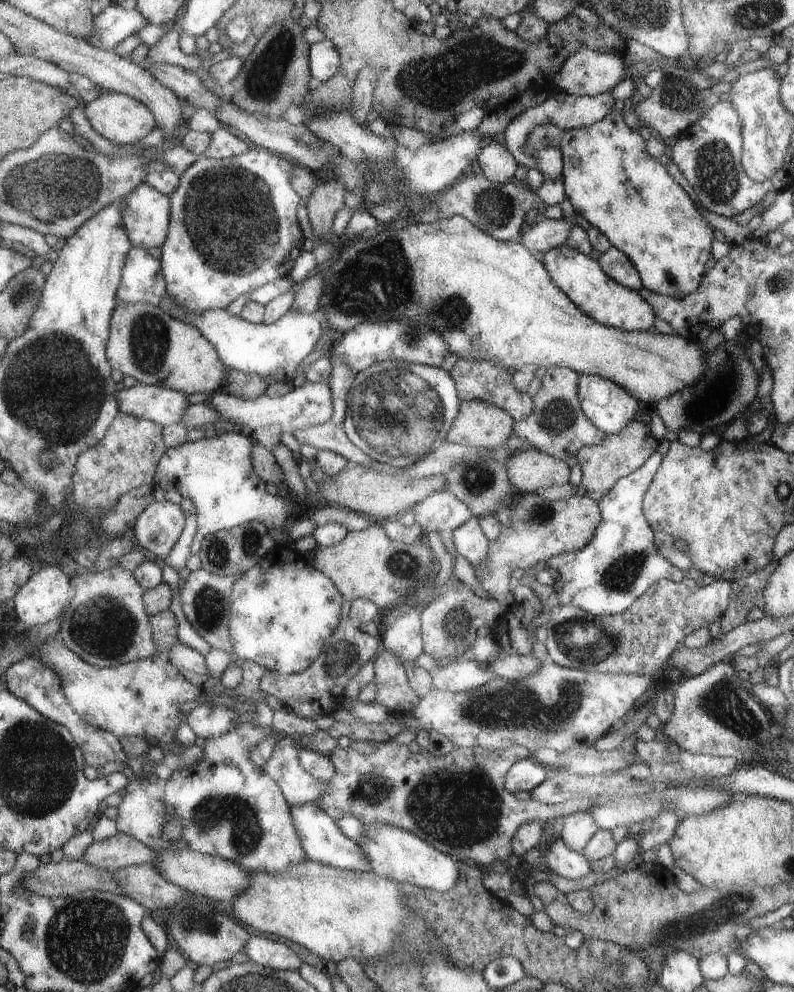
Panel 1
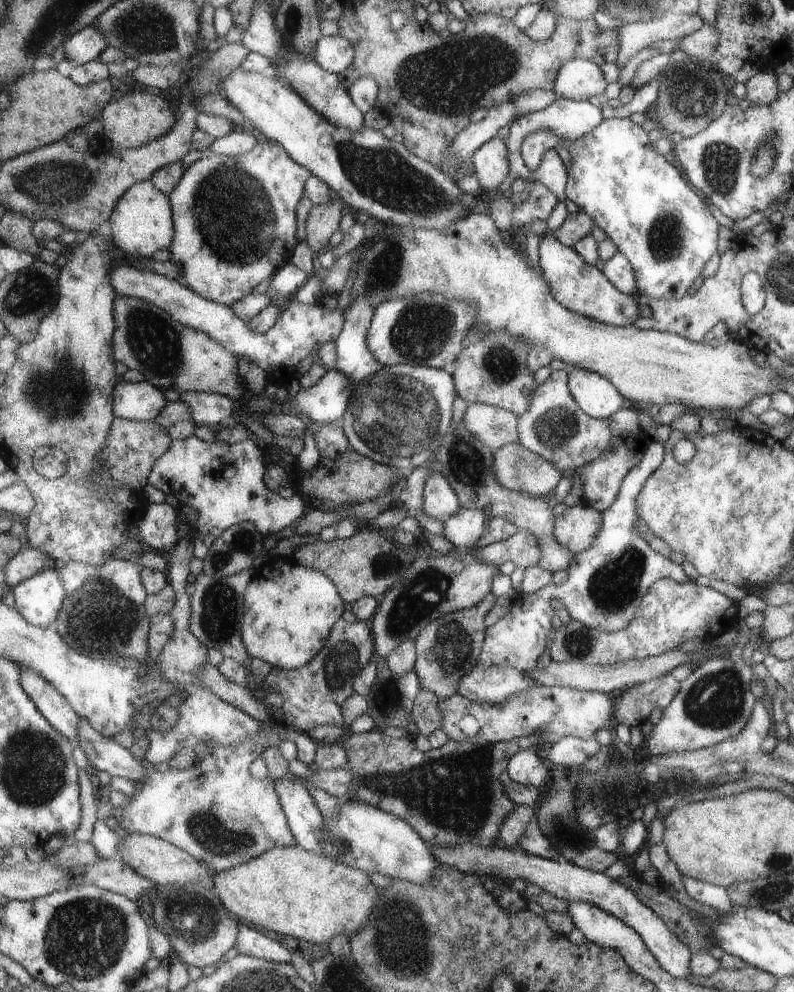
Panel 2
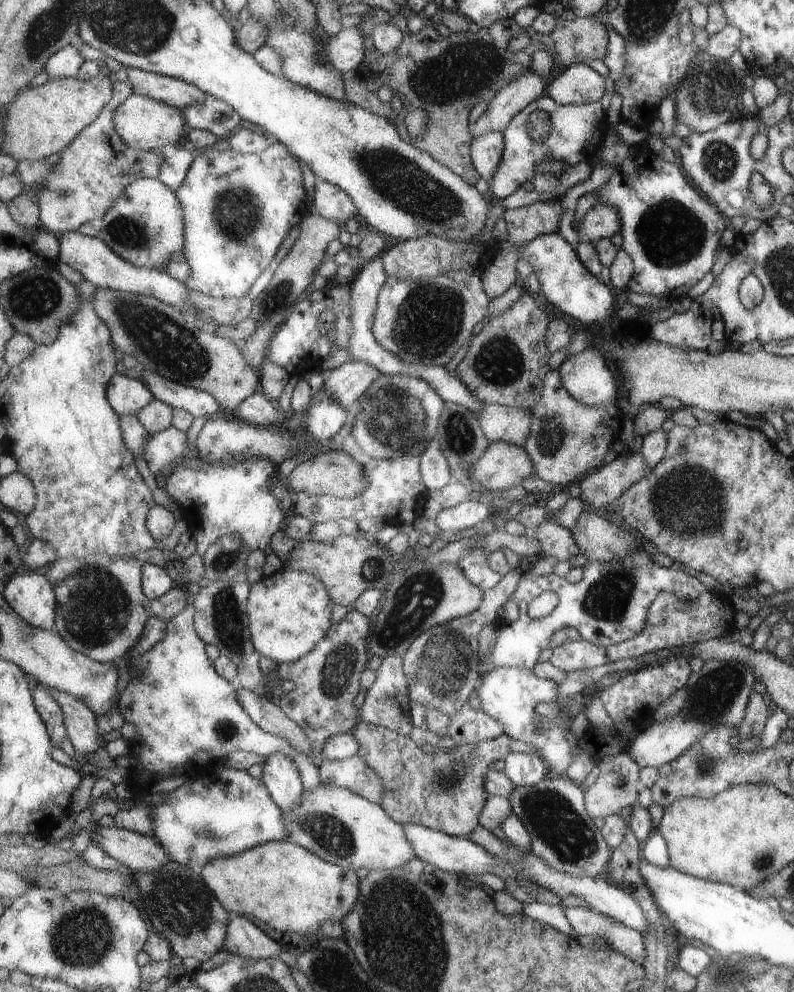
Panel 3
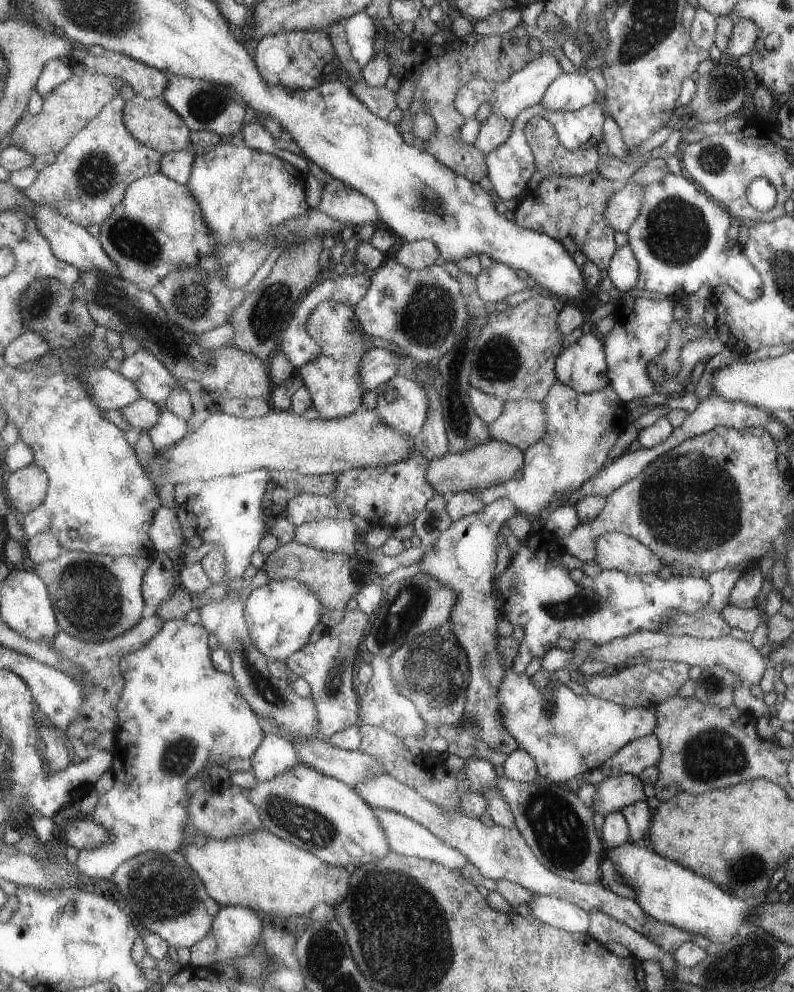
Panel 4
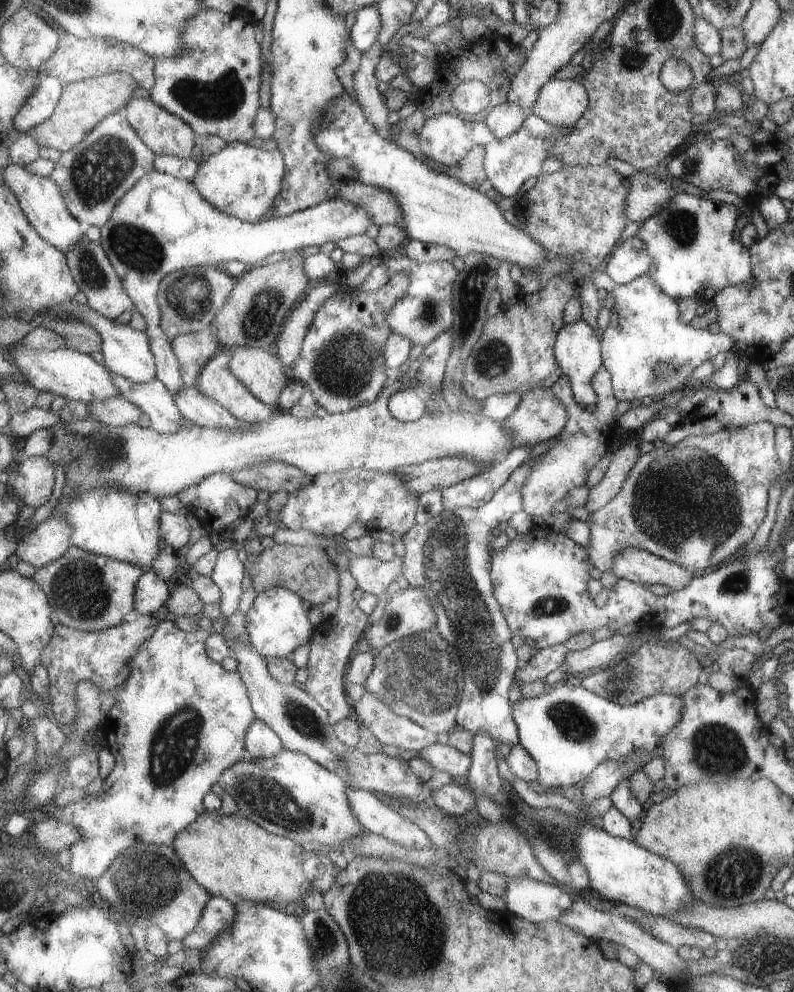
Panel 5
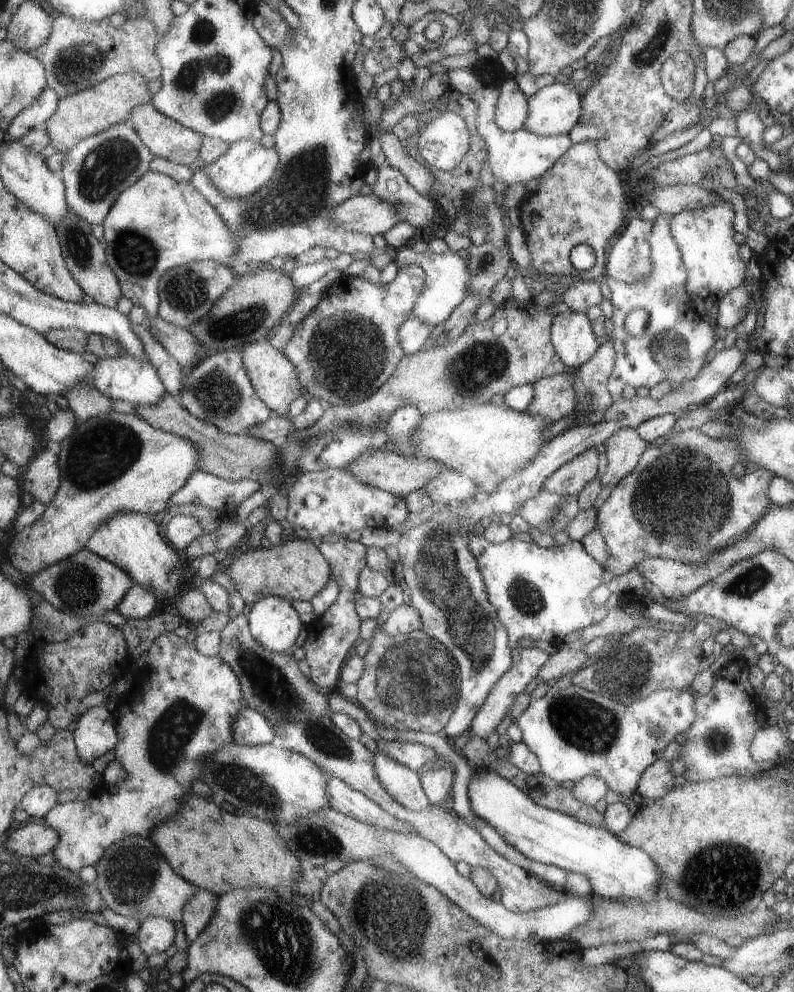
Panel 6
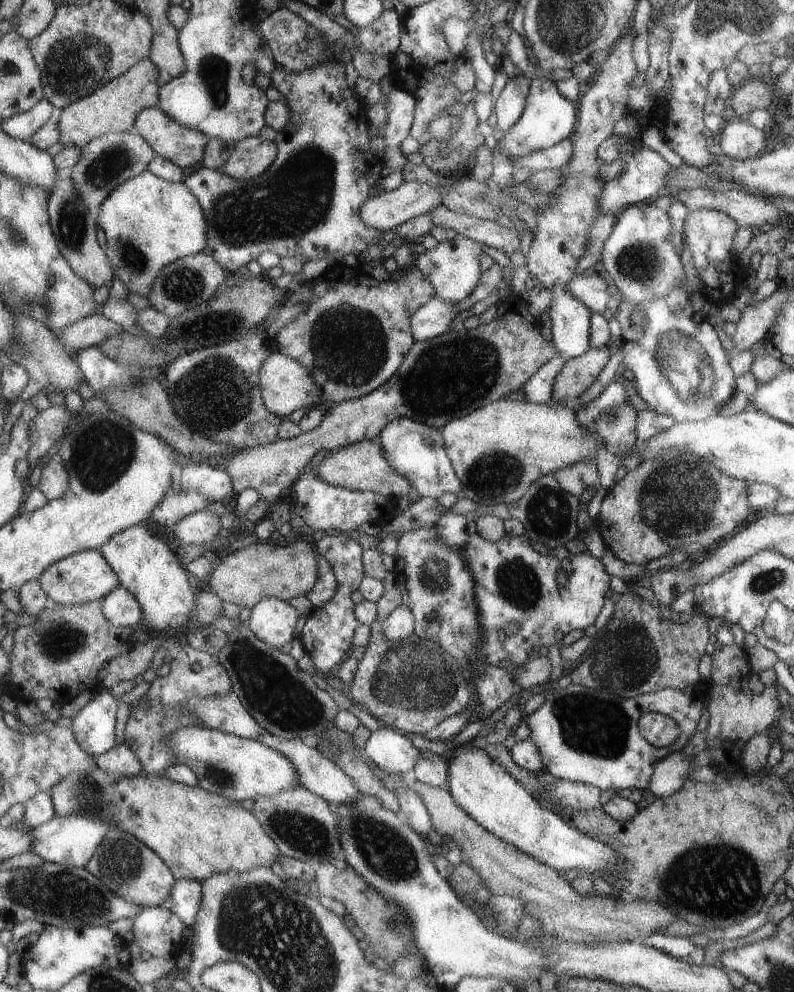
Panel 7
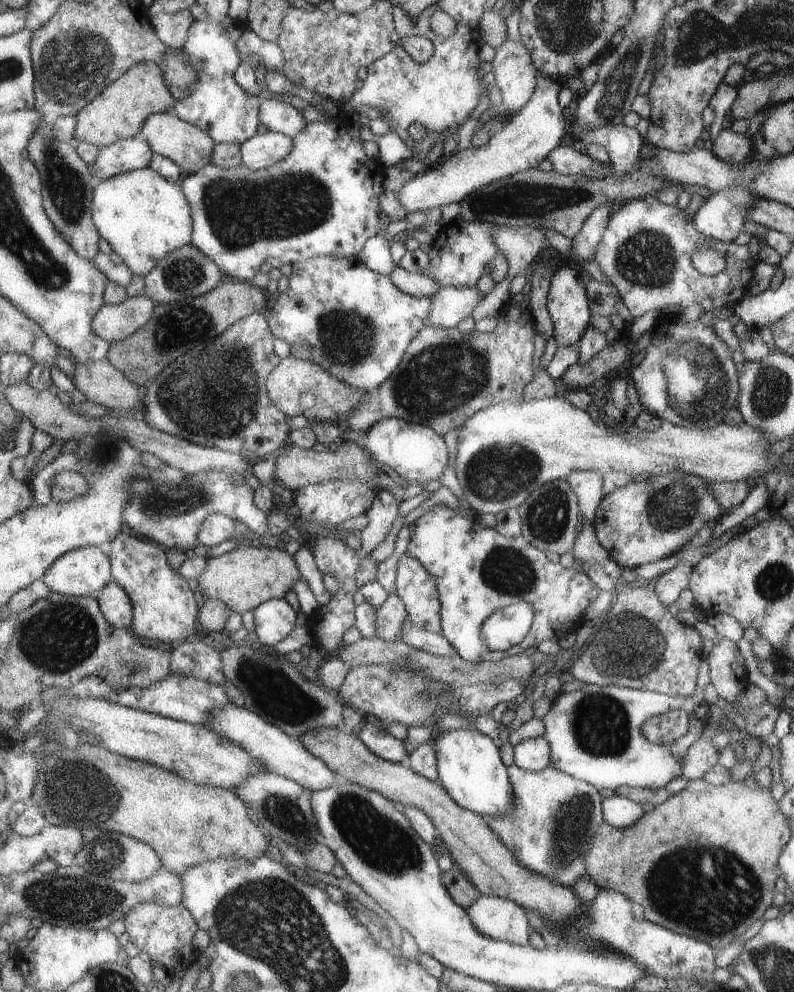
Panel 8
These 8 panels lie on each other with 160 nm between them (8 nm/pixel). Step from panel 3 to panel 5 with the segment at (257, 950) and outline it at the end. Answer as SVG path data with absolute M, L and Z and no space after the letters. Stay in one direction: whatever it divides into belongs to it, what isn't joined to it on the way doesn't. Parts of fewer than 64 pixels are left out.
M211 896L195 928L183 939L185 947L201 952L234 917L234 904L224 896Z

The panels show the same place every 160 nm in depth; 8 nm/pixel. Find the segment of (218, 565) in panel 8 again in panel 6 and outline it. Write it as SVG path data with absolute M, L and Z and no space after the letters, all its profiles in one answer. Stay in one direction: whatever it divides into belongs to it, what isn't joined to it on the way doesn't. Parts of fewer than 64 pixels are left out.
M297 537L287 540L283 545L259 546L241 553L229 565L228 573L246 604L254 605L269 595L279 595L291 601L310 601L327 586L333 570L326 555L319 550L319 543Z

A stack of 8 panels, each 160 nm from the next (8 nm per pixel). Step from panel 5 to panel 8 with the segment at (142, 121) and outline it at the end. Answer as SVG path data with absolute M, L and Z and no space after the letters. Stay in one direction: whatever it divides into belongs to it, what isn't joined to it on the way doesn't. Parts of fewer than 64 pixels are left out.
M169 111L150 116L141 132L154 154L166 156L182 168L183 179L211 163L214 148L218 145L207 131L179 117L171 116Z

